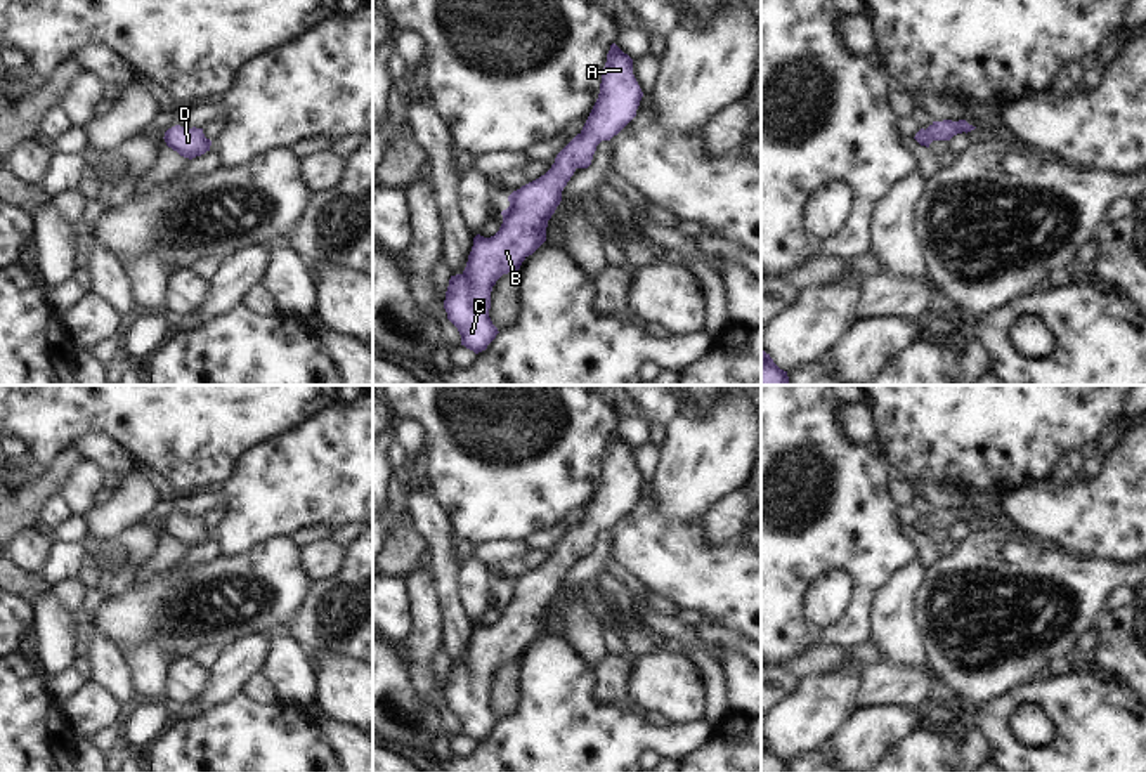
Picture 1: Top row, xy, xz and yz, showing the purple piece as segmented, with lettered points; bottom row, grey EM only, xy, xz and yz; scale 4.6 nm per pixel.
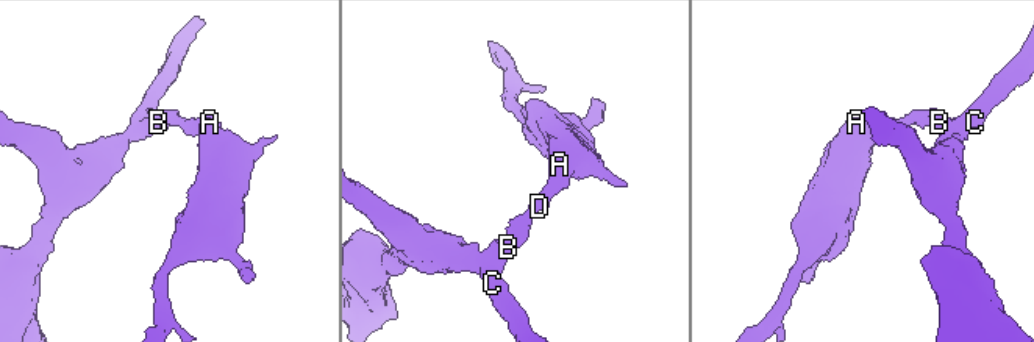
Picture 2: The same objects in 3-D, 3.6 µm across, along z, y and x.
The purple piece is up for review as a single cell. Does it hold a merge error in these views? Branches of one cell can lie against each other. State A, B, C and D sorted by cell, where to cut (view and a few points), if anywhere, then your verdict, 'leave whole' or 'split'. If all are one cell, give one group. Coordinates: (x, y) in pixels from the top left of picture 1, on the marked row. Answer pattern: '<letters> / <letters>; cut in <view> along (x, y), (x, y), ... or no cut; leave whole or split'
A B C D; no cut; leave whole

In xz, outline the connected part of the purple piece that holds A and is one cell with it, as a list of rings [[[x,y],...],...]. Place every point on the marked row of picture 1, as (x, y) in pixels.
[[[612,43],[598,99],[583,130],[544,175],[508,196],[499,231],[491,238],[477,234],[465,271],[451,276],[444,309],[461,335],[461,345],[479,354],[496,338],[499,331],[489,317],[492,286],[503,274],[518,271],[546,241],[548,220],[562,201],[563,187],[577,168],[591,165],[602,141],[610,141],[636,116],[641,97],[633,59]]]

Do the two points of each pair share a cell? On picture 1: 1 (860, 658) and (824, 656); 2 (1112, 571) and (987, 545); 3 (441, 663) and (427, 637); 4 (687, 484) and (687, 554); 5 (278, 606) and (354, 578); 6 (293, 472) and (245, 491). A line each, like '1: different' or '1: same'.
1: same
2: same
3: different
4: different
5: different
6: same

